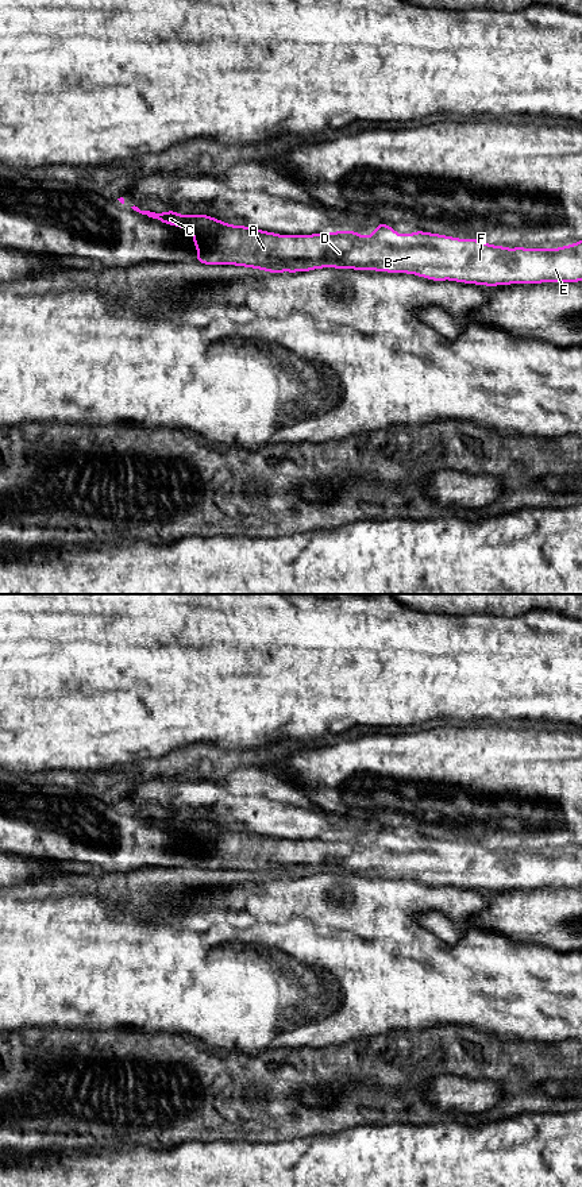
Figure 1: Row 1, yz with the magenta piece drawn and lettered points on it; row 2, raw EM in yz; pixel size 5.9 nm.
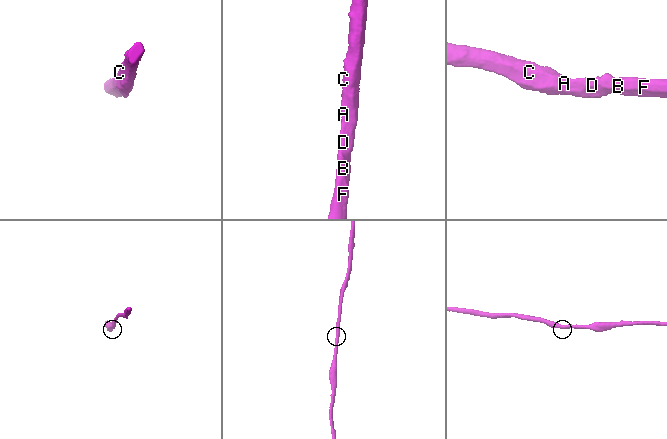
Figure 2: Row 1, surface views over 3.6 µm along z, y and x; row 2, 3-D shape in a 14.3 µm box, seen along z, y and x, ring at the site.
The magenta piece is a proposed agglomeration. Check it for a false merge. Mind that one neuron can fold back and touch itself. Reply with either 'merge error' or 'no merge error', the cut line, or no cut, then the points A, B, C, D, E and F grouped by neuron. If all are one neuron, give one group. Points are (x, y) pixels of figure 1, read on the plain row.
no merge error; no cut; A B C D E F

